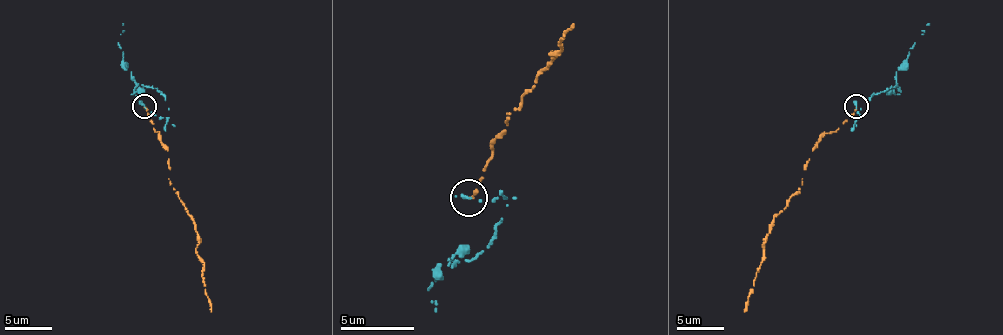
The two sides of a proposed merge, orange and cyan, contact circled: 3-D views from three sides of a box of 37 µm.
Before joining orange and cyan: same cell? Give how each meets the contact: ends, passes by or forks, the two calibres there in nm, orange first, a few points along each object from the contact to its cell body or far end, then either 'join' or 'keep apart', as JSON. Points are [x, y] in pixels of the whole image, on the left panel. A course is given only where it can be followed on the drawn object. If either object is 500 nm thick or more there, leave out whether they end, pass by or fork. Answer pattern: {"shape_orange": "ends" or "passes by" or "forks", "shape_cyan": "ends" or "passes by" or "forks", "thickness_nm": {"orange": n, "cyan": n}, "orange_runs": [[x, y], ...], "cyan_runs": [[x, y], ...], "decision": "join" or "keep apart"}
{"shape_orange": "ends", "shape_cyan": "ends", "thickness_nm": {"orange": 140, "cyan": 240}, "orange_runs": [[143, 106], [160, 132], [169, 158], [169, 182], [195, 224], [195, 252], [202, 264], [204, 292], [212, 311]], "cyan_runs": [[143, 106], [155, 116], [169, 118], [165, 97], [139, 85], [132, 71], [125, 66], [117, 43], [122, 24]], "decision": "keep apart"}

